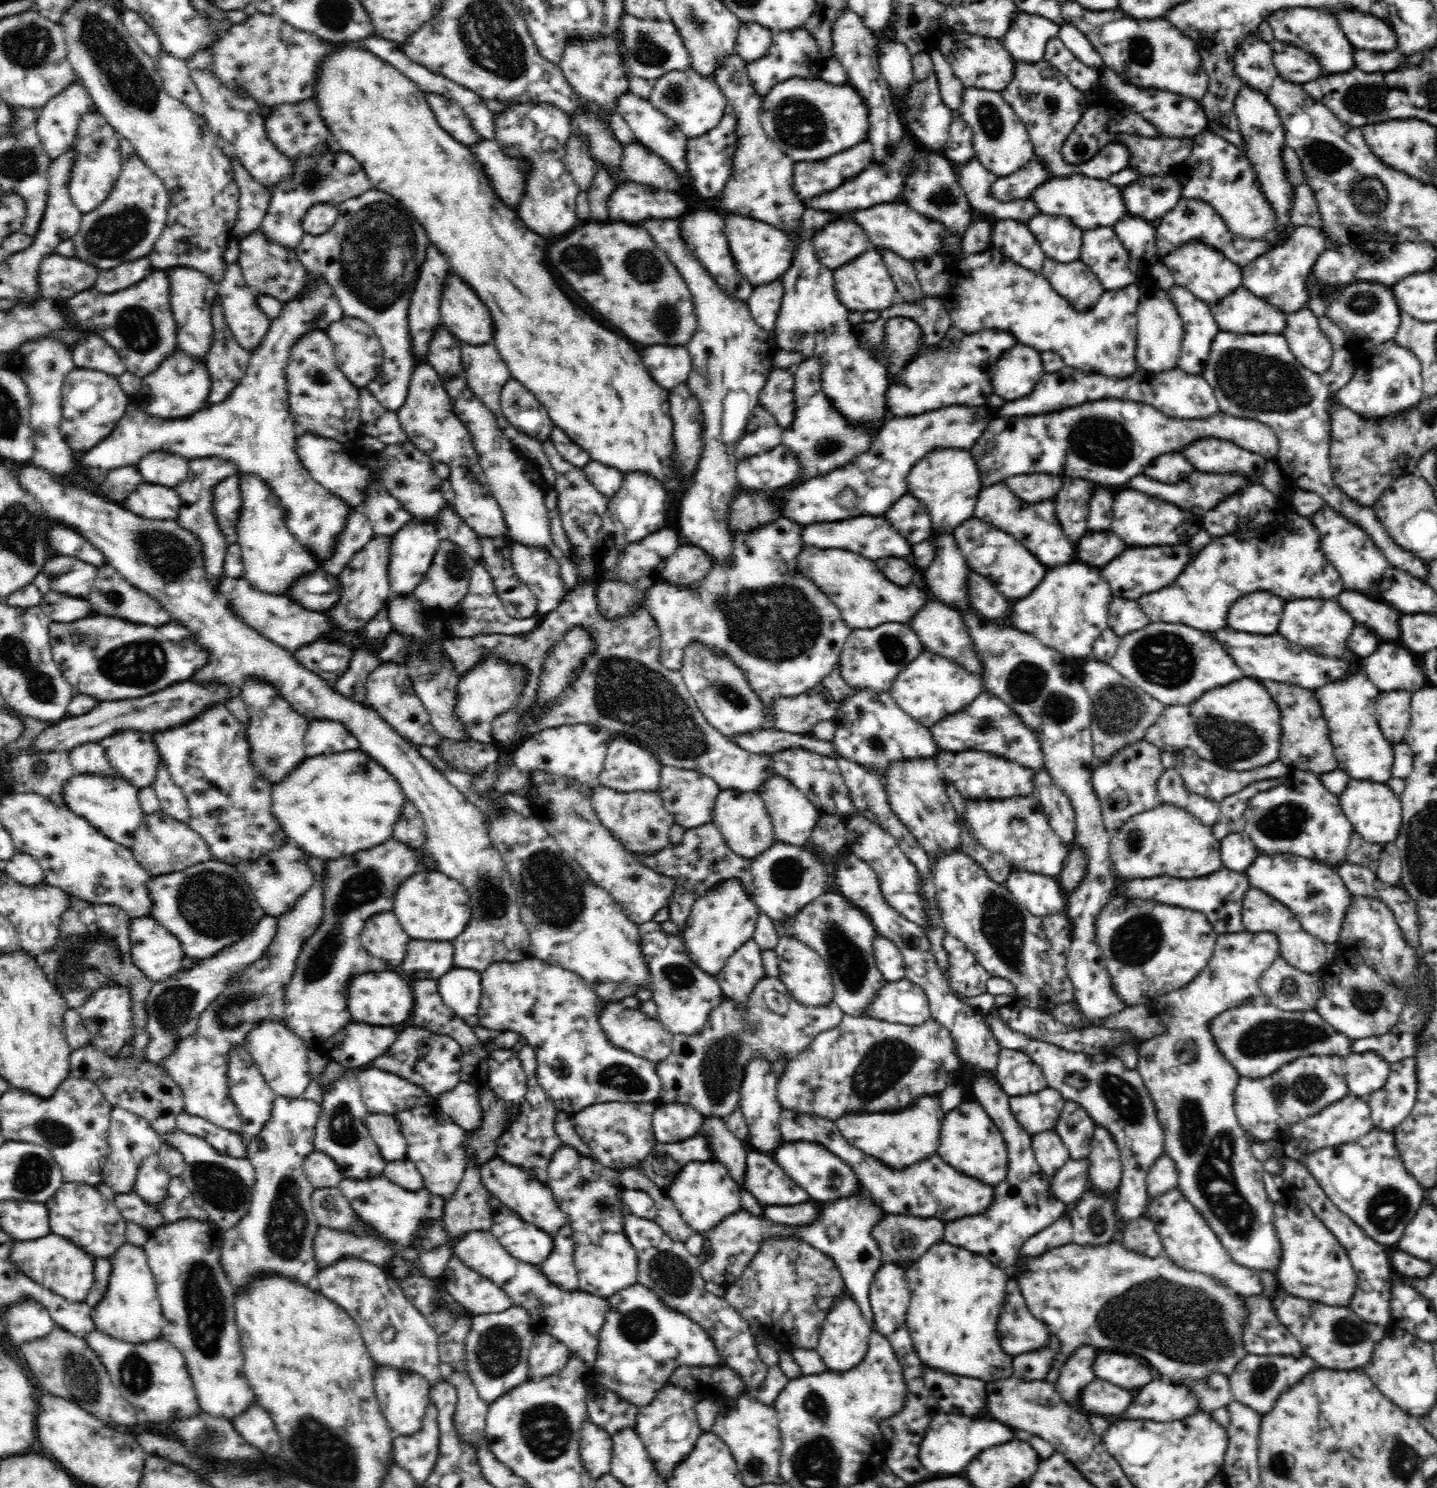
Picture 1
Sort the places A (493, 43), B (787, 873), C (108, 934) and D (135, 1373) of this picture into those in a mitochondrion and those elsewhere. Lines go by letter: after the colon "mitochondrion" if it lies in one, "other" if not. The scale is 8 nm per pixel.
A: mitochondrion
B: mitochondrion
C: mitochondrion
D: mitochondrion

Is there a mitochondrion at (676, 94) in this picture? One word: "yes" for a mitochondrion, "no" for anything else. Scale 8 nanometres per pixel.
yes

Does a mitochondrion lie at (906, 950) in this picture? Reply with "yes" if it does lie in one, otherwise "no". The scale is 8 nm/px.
no

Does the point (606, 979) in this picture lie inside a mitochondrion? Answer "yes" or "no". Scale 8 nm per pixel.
no

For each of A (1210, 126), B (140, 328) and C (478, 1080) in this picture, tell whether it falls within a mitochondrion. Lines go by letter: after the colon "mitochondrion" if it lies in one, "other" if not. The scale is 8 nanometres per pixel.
A: other
B: mitochondrion
C: other

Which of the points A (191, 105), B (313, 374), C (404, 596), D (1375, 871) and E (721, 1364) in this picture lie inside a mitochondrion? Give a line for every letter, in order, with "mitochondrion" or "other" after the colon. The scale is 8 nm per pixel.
A: other
B: mitochondrion
C: other
D: other
E: other

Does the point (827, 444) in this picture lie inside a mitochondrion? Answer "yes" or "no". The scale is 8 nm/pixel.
yes

